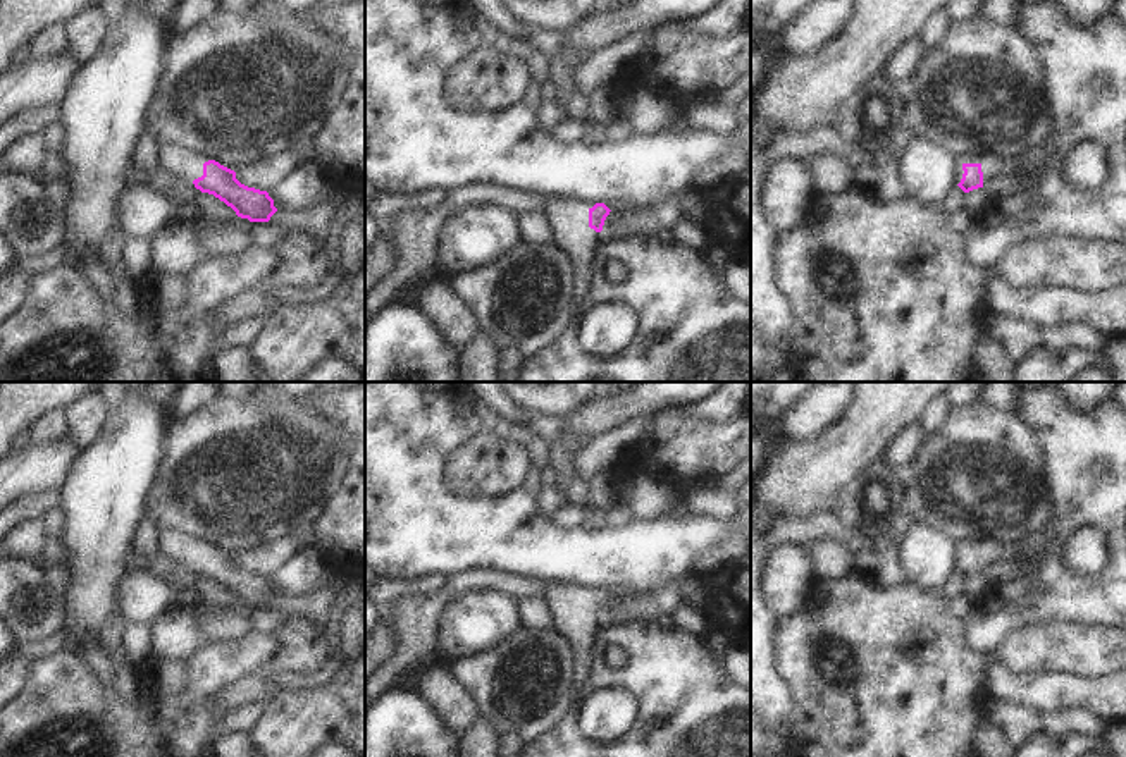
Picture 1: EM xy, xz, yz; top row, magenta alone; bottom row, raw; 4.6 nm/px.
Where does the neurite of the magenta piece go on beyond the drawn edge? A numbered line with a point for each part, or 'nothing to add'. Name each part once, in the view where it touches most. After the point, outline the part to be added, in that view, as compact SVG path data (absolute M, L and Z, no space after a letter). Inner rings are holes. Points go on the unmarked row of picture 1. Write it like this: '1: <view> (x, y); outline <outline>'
1: xz (569, 606); outline M549 580L542 600L551 614L551 628L565 635L575 652L575 681L572 690L580 697L592 664L592 645L599 631L599 619L589 612L589 595L570 583Z

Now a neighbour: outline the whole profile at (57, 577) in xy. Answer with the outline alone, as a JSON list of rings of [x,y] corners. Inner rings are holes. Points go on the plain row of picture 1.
[[[65,564],[43,566],[46,582],[57,588],[60,594],[67,590],[71,580],[71,569]]]

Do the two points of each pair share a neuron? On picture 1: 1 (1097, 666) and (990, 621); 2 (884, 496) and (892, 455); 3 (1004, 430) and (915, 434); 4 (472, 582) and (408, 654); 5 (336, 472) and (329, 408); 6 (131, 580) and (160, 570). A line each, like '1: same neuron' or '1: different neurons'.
1: different neurons
2: different neurons
3: different neurons
4: same neuron
5: different neurons
6: different neurons

